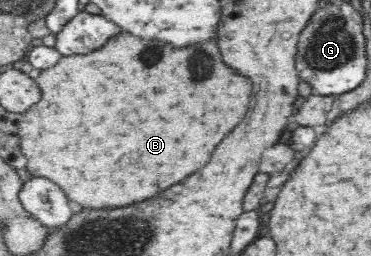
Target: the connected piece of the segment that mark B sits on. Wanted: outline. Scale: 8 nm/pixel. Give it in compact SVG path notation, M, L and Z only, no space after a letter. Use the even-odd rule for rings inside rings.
M123 31L119 37L113 37L105 47L101 47L97 51L85 55L63 56L54 67L41 70L34 80L41 88L42 99L39 103L33 104L27 111L24 111L24 120L19 122L21 153L25 155L27 160L25 176L50 179L67 193L69 201L81 205L83 209L89 209L89 211L105 209L105 211L109 211L109 209L127 207L127 205L133 205L133 203L147 201L147 199L163 193L165 189L177 185L179 181L187 179L191 173L199 171L203 165L209 163L215 147L245 119L252 92L250 80L242 75L236 75L234 71L231 73L232 69L223 65L217 45L215 40L211 40L210 43L197 45L197 49L183 49L183 53L175 53L173 49L167 49L167 45L159 45L155 41L146 41L146 39L134 37ZM137 43L151 43L151 45L147 45L147 51L149 51L147 53L147 73L145 73L143 61L139 61L139 53L143 51L143 47L137 49Z

